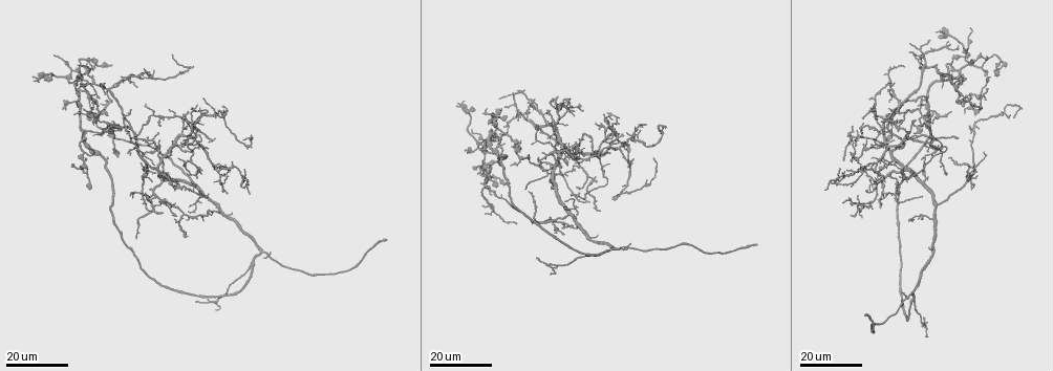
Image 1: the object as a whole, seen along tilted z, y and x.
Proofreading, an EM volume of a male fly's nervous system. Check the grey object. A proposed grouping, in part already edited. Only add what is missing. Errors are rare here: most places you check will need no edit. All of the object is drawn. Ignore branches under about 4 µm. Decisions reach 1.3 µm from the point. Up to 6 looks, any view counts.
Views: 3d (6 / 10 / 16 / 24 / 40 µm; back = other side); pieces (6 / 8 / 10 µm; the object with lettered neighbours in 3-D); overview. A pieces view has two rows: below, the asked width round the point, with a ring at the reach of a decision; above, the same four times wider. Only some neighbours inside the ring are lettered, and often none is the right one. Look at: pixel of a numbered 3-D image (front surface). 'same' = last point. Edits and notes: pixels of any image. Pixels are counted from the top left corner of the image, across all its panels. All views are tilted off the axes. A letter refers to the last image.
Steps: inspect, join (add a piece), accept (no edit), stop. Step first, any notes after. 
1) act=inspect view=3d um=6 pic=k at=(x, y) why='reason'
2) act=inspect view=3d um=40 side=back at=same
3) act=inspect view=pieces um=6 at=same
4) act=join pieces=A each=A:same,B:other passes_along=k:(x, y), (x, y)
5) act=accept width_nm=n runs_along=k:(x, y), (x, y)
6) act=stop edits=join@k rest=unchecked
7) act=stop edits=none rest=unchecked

act=inspect view=3d um=16 pic=1 at=(959, 137) why='long arm stops here'

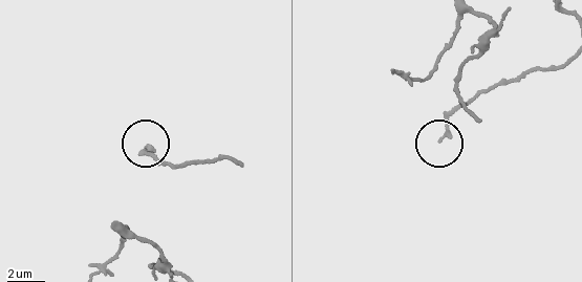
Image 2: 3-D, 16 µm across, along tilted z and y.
act=inspect view=pieces um=10 pic=2 at=(443, 139)

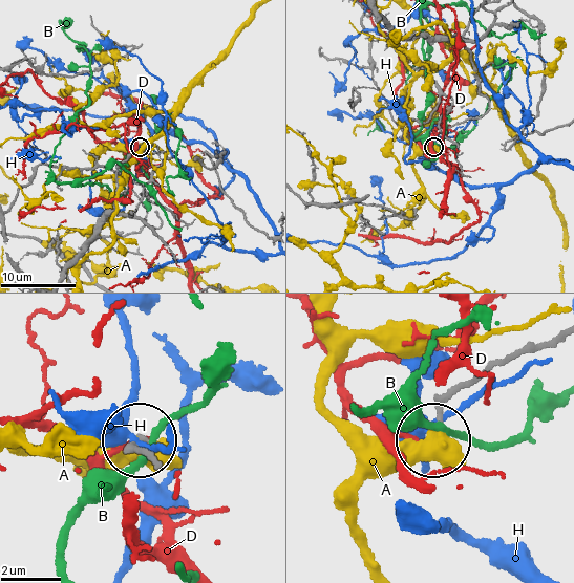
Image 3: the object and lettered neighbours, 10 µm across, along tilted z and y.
act=accept each=A:other,B:other,D:other,H:other found='no lettered piece goes on from it'

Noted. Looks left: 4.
act=inspect view=3d um=16 pic=1 at=(875, 180) why='tapers out'

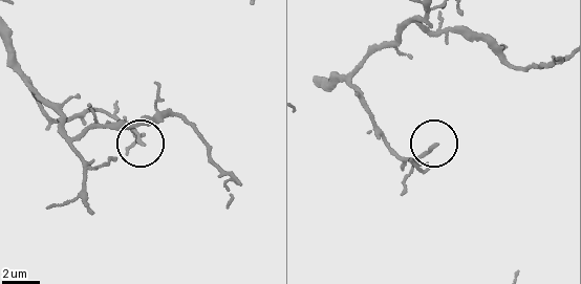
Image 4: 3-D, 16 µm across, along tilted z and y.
act=inspect view=pieces um=8 pic=4 at=(145, 144)

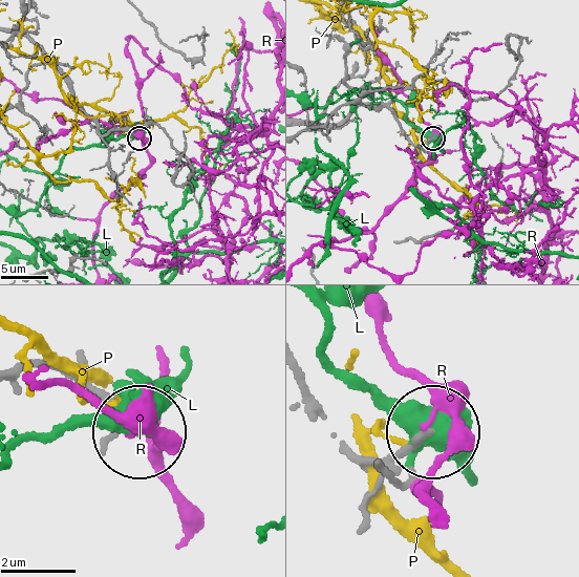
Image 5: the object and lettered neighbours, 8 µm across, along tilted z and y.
act=accept each=L:other,P:other,R:other runs_along=5:(363, 460), (432, 435) found='no lettered piece goes on from it'

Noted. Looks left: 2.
act=inspect view=3d um=16 pic=1 at=(538, 256)

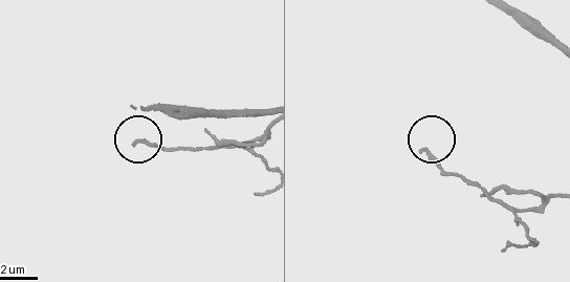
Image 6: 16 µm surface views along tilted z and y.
act=inspect view=pieces um=8 pic=6 at=(135, 143)

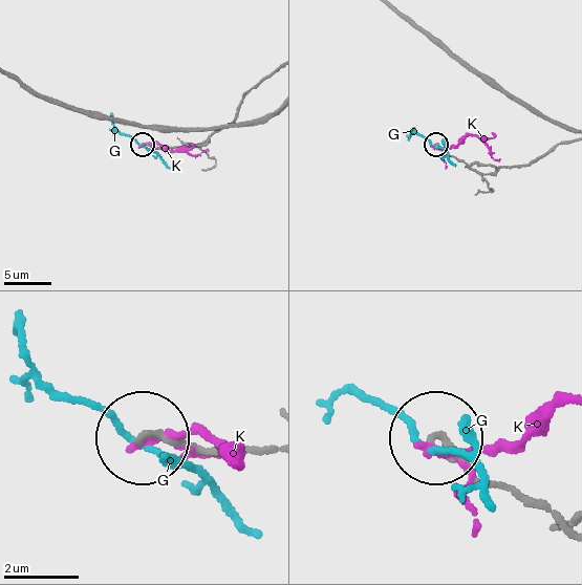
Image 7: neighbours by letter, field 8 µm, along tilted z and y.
act=accept each=G:other,K:other runs_along=7:(270, 446), (149, 437) found='no lettered piece goes on from it'

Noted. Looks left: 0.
act=stop edits=none rest=unchecked

